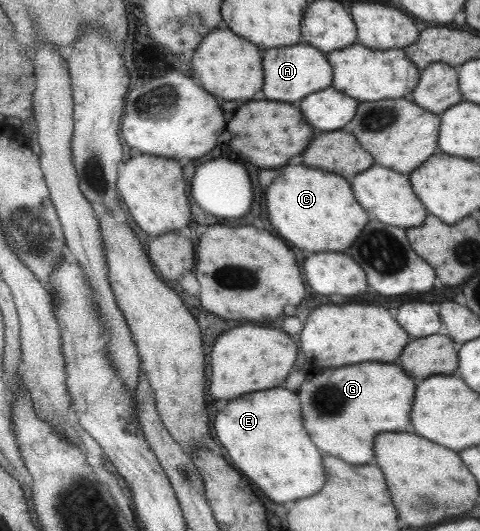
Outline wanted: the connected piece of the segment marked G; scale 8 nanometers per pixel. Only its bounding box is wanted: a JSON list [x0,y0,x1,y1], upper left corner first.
[297,363,415,465]

